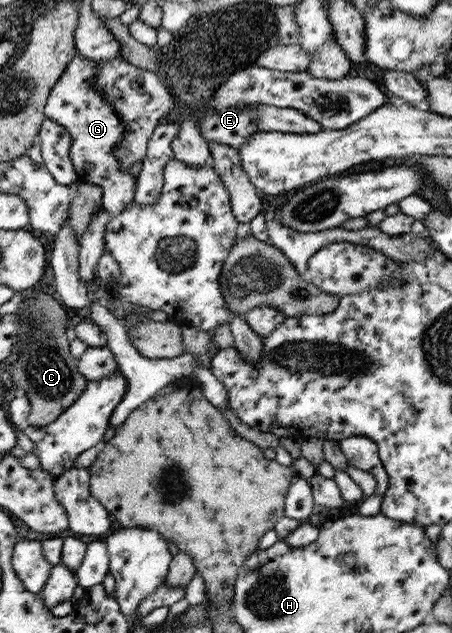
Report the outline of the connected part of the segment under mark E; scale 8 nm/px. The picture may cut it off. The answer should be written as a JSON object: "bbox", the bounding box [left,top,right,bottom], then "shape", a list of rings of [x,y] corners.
{"bbox":[197,66,389,151],"shape":[[[254,66],[233,74],[223,86],[219,87],[214,96],[206,101],[206,112],[204,116],[197,119],[197,124],[200,127],[201,135],[206,141],[224,143],[239,151],[242,145],[246,145],[254,137],[254,133],[258,133],[261,130],[256,122],[256,119],[258,119],[256,107],[258,105],[274,105],[283,109],[293,108],[318,121],[325,130],[339,130],[349,127],[362,117],[373,113],[387,103],[388,100],[389,98],[383,94],[378,85],[361,75],[353,77],[352,73],[349,73],[347,76],[337,80],[327,80],[314,77],[308,72],[279,72]]]}

